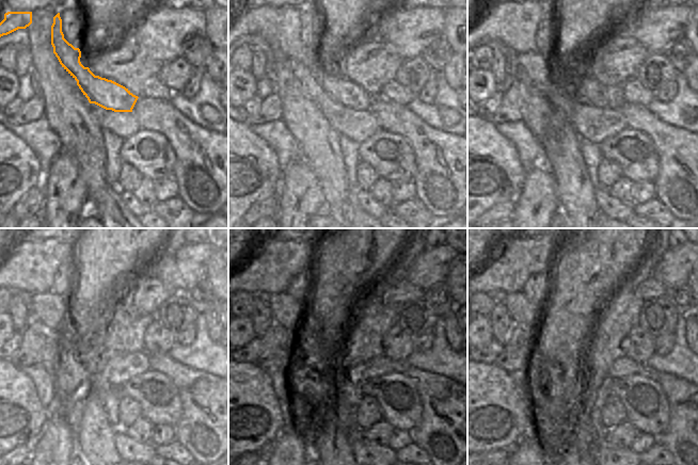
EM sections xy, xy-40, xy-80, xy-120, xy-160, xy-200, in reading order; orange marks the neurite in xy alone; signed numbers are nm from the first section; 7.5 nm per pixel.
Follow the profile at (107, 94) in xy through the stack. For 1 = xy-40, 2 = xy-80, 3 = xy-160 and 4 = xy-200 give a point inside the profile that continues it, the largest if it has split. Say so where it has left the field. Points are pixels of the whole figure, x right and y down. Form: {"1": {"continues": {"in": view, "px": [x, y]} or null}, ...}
{"1": {"continues": {"in": "xy-40", "px": [281, 27]}}, "2": {"continues": {"in": "xy-80", "px": [514, 23]}}, "3": {"continues": {"in": "xy-160", "px": [269, 267]}}, "4": {"continues": {"in": "xy-200", "px": [517, 259]}}}

